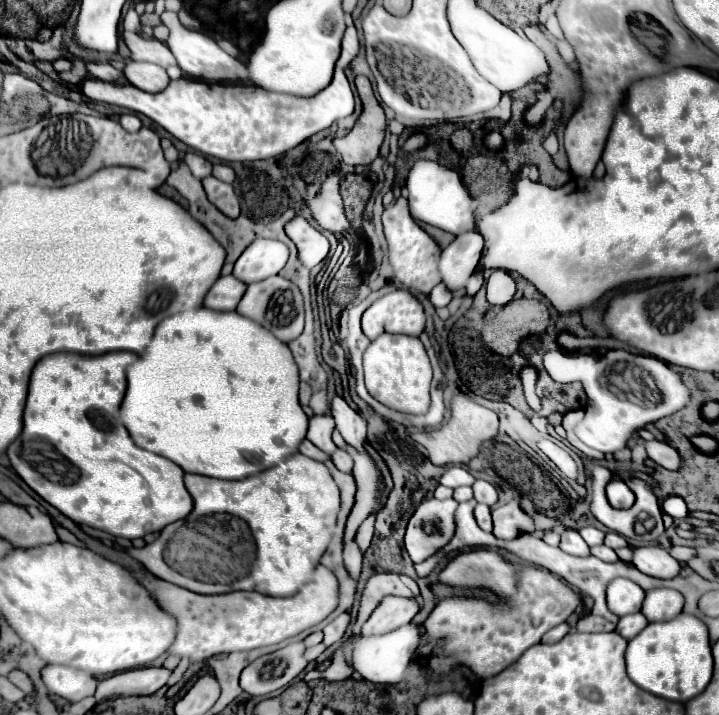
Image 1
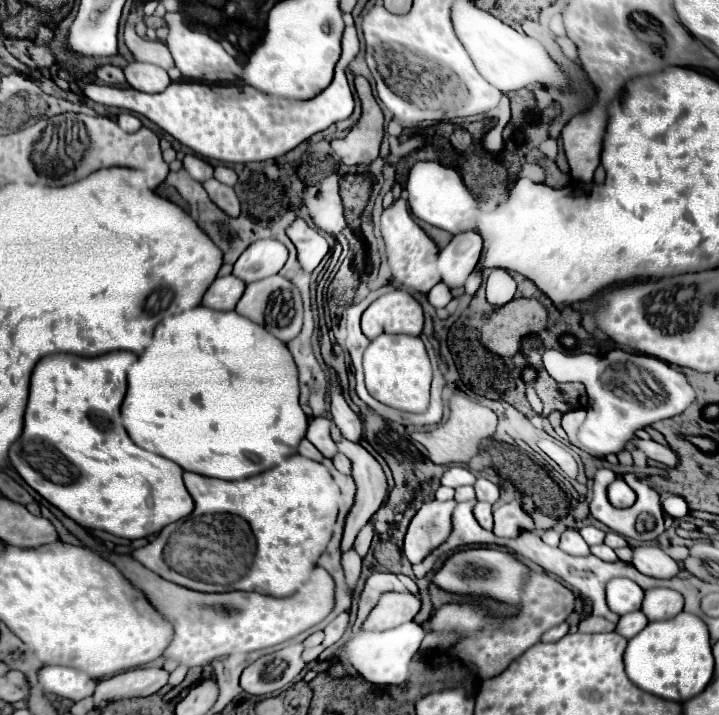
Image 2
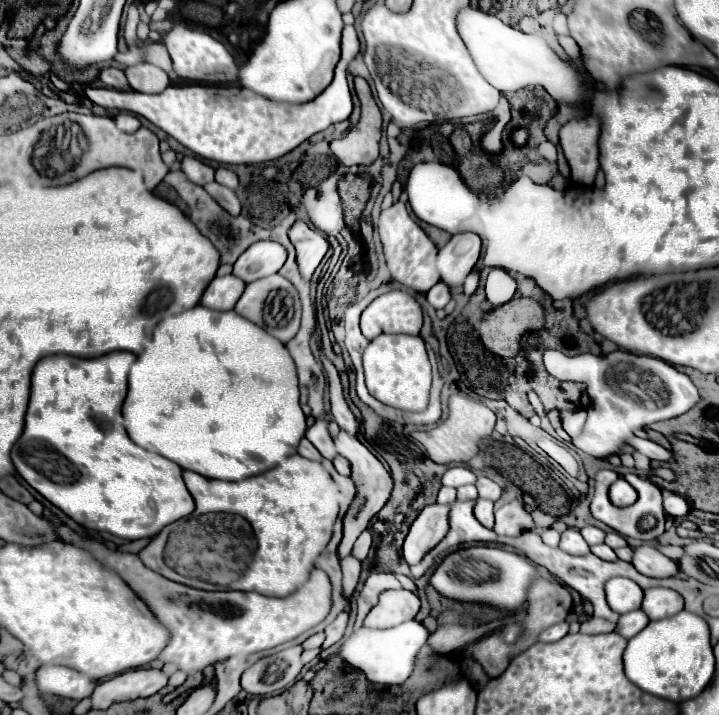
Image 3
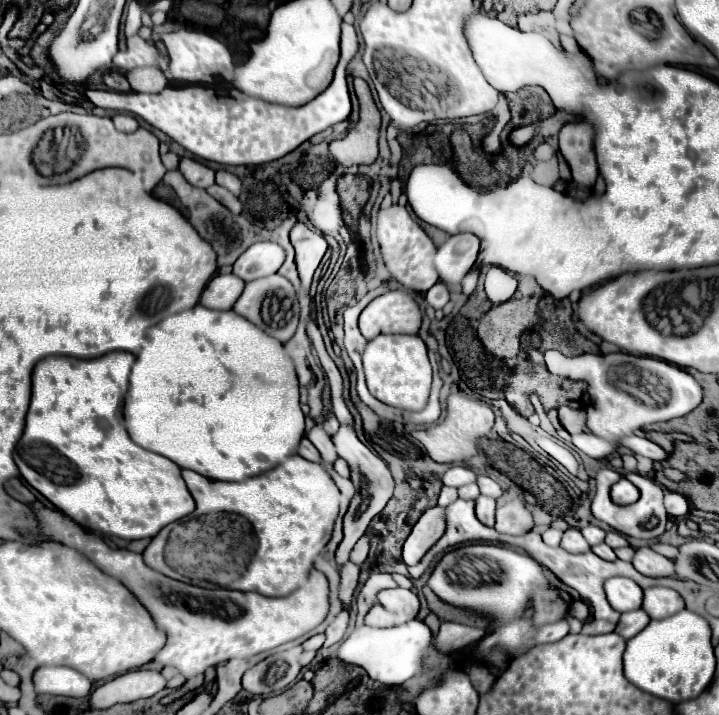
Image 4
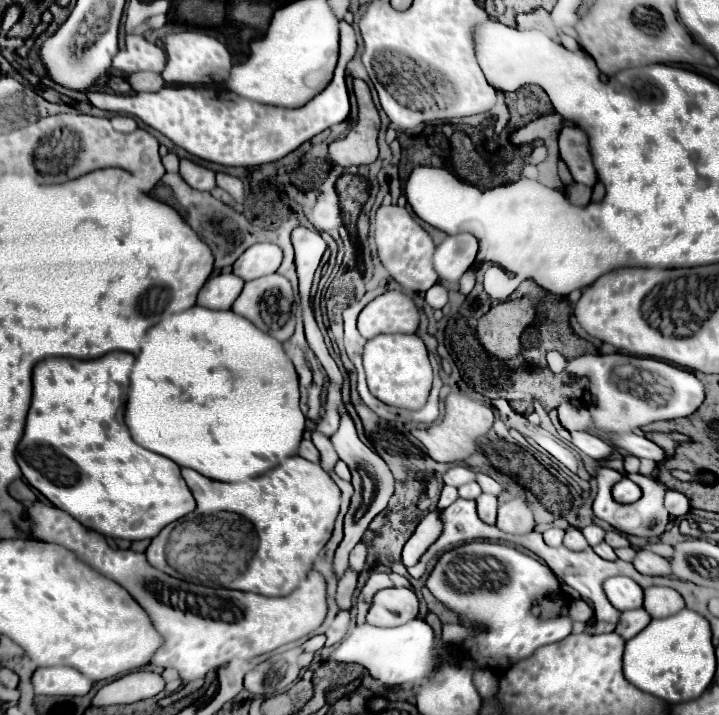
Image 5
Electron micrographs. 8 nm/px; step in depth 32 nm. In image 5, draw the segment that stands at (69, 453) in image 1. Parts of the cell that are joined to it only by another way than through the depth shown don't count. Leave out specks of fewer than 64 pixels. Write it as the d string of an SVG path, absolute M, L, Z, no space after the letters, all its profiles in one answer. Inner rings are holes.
M110 352L96 360L46 358L38 362L32 376L32 404L24 436L16 448L16 460L32 488L86 528L112 538L144 540L154 538L164 526L192 512L196 502L180 476L180 466L166 456L138 446L128 428L116 418L124 404L122 396L128 388L132 364L134 356L126 352Z

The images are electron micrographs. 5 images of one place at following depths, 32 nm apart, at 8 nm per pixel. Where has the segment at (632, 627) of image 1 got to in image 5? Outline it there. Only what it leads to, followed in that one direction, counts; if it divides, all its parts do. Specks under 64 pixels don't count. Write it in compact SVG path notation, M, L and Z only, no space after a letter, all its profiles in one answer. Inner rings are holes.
M638 608L638 610L628 610L628 612L622 612L620 614L620 622L616 626L616 632L624 638L624 640L630 640L632 636L636 636L640 630L644 630L648 624L650 624L650 614L644 610L644 608Z

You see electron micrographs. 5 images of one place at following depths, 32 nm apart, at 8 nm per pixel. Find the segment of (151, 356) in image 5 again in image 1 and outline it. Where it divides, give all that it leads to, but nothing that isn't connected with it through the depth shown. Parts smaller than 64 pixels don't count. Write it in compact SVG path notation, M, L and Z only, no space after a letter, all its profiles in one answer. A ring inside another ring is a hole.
M202 306L198 310L188 310L188 312L168 316L164 322L158 324L154 338L148 344L146 352L140 356L140 360L128 368L126 378L128 378L128 390L126 390L124 402L120 406L120 418L122 418L124 426L128 428L132 440L140 448L176 462L184 472L204 474L204 476L212 478L212 472L220 472L220 468L224 468L224 472L228 472L228 468L232 468L232 472L236 472L236 476L248 478L248 476L252 476L252 472L256 472L256 474L260 472L260 456L256 456L256 452L268 452L268 468L272 468L278 462L282 462L286 456L296 454L300 442L306 438L308 416L304 414L304 410L298 404L298 368L296 368L290 348L284 342L276 340L276 336L272 336L272 332L268 332L264 326L240 316L238 312L216 312L216 310Z

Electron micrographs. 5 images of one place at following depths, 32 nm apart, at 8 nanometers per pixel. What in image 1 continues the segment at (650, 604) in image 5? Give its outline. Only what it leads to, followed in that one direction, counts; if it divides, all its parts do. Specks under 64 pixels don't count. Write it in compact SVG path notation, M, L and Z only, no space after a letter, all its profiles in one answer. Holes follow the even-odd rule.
M656 588L646 592L642 614L648 622L664 622L676 618L684 608L684 596L670 588Z

